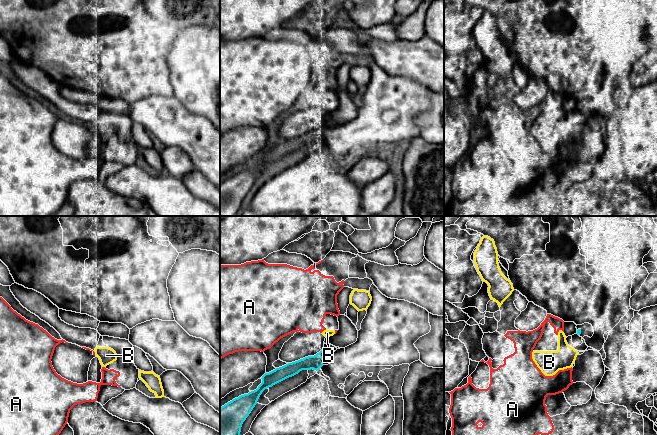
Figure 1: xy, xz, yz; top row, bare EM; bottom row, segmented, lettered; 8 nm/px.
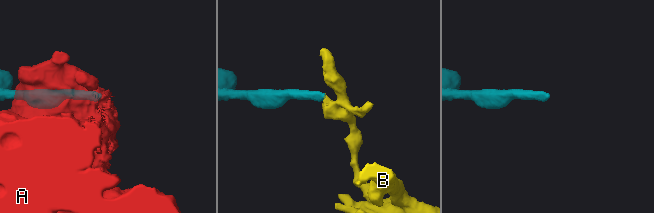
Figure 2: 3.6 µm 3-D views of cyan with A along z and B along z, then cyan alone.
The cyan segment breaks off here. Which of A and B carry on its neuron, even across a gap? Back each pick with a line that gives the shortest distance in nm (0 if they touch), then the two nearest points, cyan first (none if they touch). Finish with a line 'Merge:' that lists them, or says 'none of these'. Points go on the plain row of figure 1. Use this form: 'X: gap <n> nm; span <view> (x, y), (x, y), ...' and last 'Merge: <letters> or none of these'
Merge: none of these

